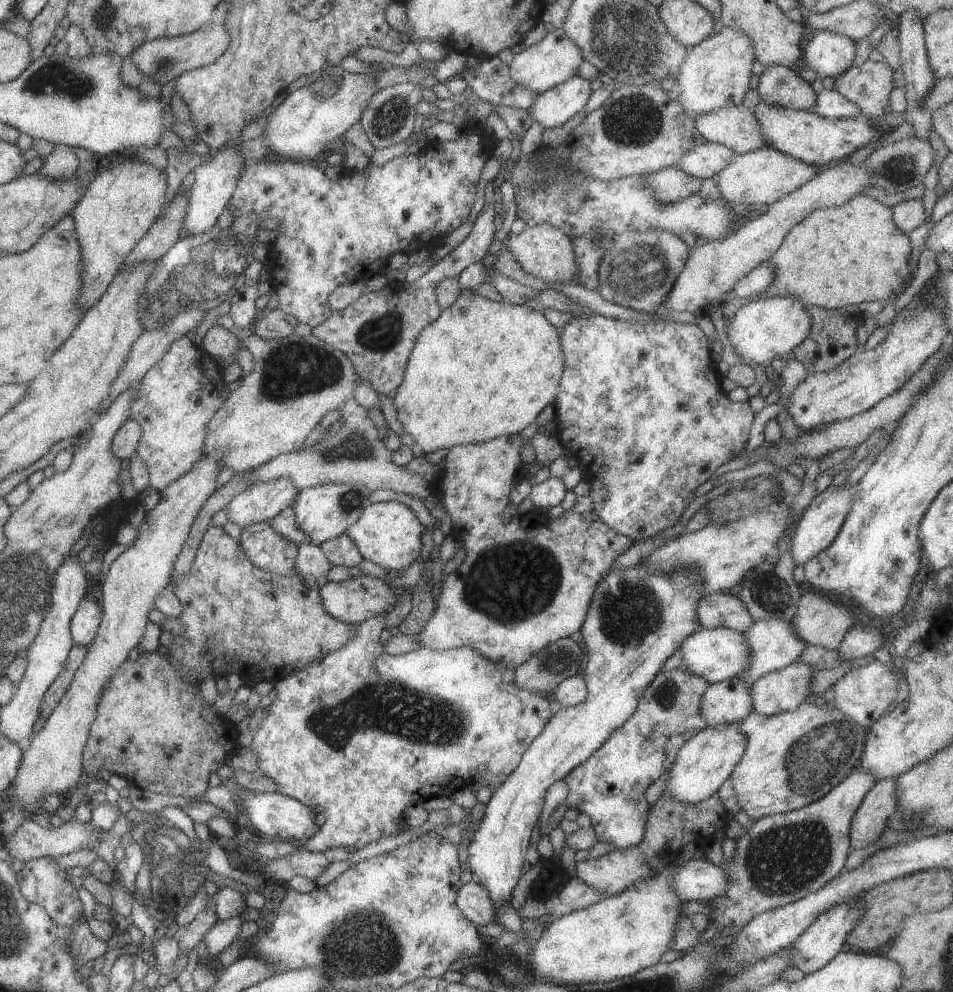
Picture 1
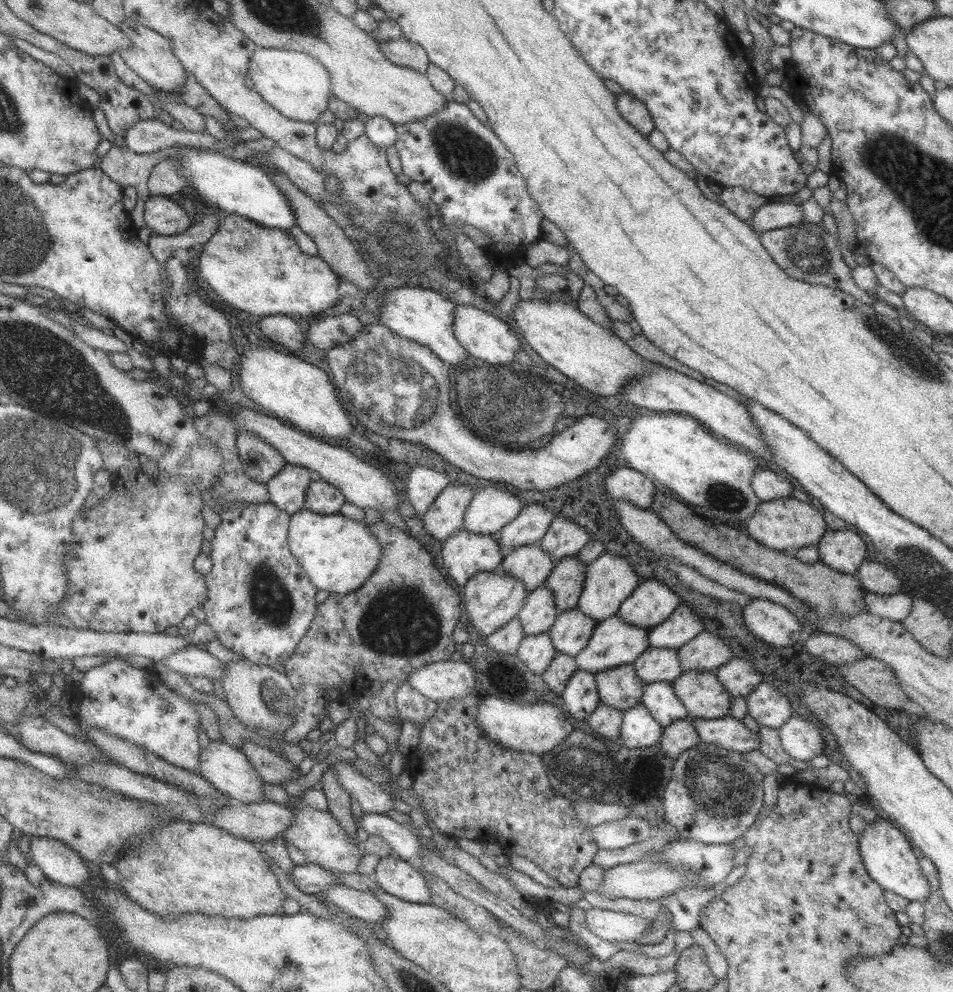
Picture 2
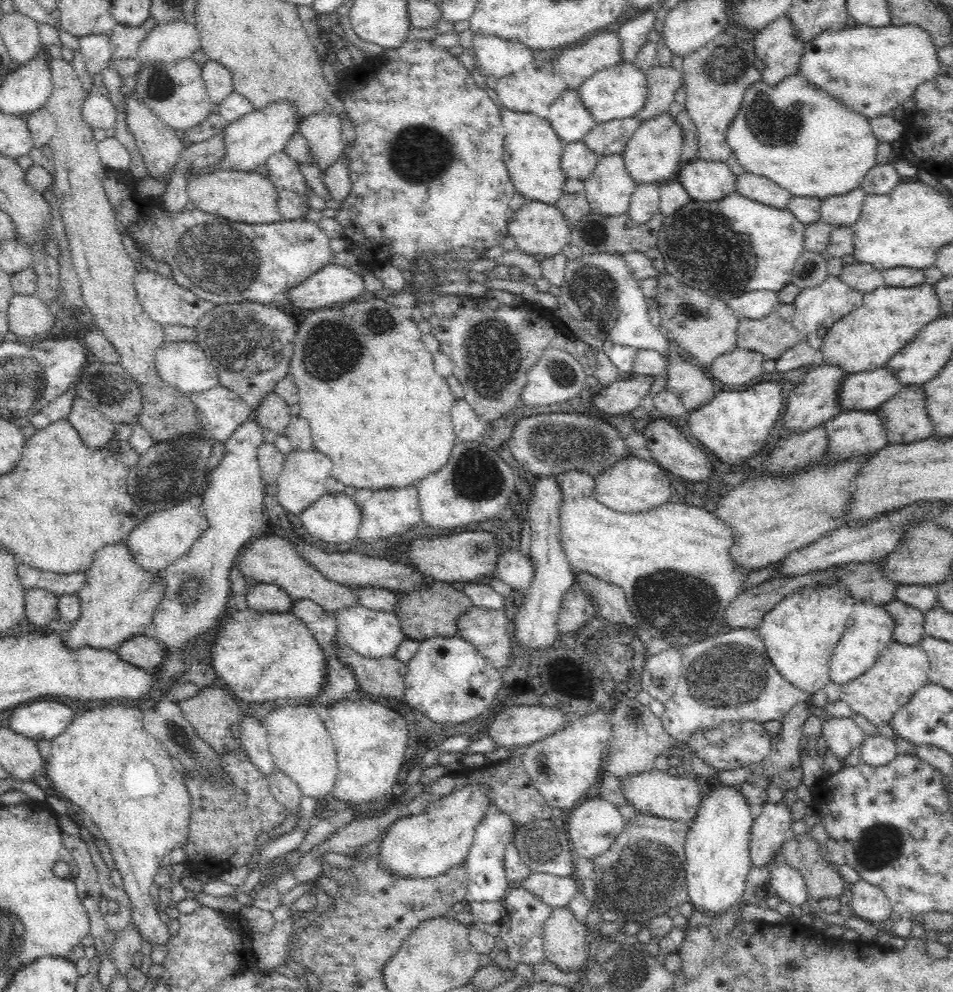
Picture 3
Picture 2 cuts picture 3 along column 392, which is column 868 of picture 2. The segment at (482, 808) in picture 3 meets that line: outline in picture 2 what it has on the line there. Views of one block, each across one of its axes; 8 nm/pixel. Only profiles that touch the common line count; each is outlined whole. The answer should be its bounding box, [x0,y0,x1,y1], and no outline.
[857,818,933,902]

